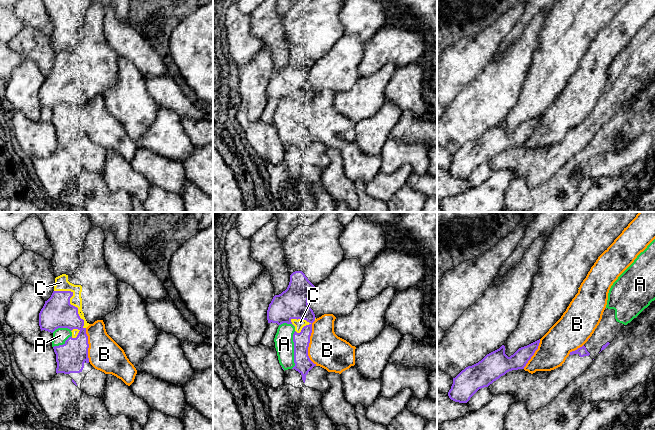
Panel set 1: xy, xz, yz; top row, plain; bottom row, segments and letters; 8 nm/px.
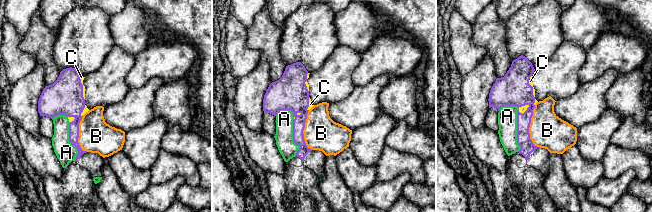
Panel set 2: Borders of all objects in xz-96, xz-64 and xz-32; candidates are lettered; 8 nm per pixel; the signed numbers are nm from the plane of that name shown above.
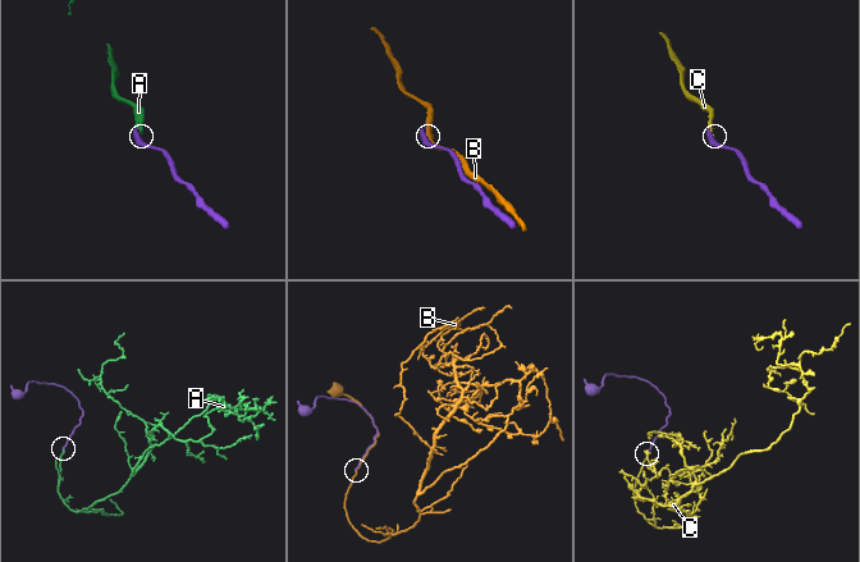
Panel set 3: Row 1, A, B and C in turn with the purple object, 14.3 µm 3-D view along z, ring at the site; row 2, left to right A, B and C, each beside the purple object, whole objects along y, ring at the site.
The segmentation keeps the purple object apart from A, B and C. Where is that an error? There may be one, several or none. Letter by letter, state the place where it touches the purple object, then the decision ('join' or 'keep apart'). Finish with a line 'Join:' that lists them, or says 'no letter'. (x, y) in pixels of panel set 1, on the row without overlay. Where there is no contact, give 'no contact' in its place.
A: contact xz (294, 126); keep apart
B: contact xz (309, 118); keep apart
C: contact xy (69, 79); join
Join: C

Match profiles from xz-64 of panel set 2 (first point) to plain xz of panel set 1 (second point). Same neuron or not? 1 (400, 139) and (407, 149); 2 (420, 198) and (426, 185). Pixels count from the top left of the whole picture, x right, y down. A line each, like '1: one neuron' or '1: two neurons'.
1: two neurons
2: one neuron

